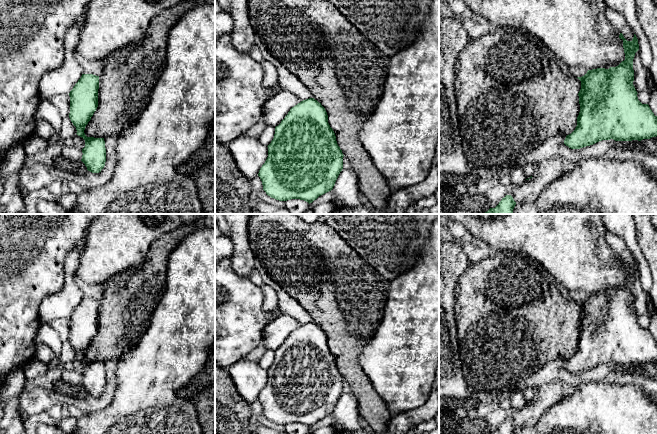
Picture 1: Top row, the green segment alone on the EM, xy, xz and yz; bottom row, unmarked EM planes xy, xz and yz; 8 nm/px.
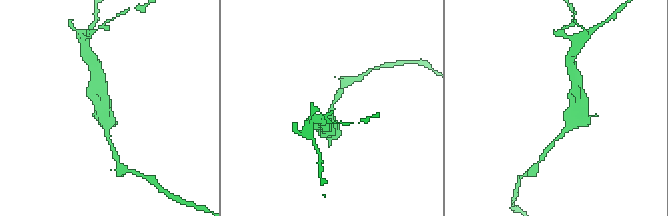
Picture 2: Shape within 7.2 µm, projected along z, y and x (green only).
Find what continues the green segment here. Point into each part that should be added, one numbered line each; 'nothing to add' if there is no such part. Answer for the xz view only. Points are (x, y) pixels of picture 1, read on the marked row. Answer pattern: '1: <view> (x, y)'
nothing to add

